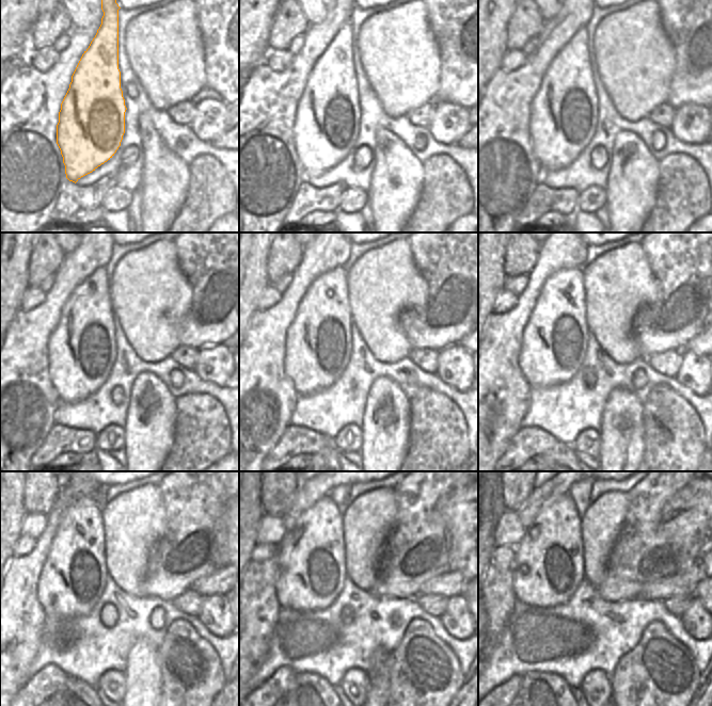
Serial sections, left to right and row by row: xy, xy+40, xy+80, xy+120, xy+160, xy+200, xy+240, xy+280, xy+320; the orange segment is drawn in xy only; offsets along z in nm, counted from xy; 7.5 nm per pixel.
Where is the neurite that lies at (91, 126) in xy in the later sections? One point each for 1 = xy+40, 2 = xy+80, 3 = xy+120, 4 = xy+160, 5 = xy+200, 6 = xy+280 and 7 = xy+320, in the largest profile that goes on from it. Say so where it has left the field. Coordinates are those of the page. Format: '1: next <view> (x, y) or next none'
1: next xy+40 (327, 122)
2: next xy+80 (563, 118)
3: next xy+120 (81, 350)
4: next xy+160 (318, 341)
5: next xy+200 (554, 340)
6: next xy+280 (311, 555)
7: next xy+320 (548, 567)

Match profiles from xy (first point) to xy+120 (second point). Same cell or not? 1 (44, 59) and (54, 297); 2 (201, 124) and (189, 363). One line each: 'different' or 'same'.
1: different
2: different

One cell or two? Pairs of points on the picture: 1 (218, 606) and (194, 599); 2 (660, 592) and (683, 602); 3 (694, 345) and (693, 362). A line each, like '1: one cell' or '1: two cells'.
1: two cells
2: two cells
3: two cells

